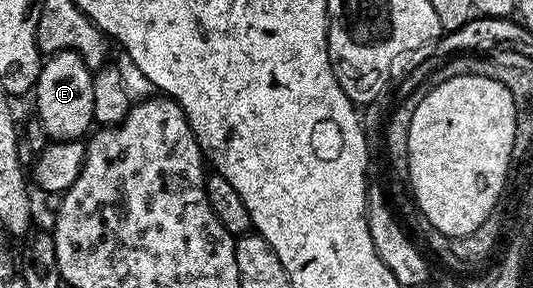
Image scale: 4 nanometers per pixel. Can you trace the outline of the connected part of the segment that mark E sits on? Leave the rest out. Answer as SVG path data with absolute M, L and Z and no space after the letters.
M61 51L43 62L32 88L32 96L34 95L34 107L38 110L38 119L42 122L43 129L50 134L51 140L78 141L95 126L92 109L93 84L93 74L86 68L84 61L76 57L76 53Z

